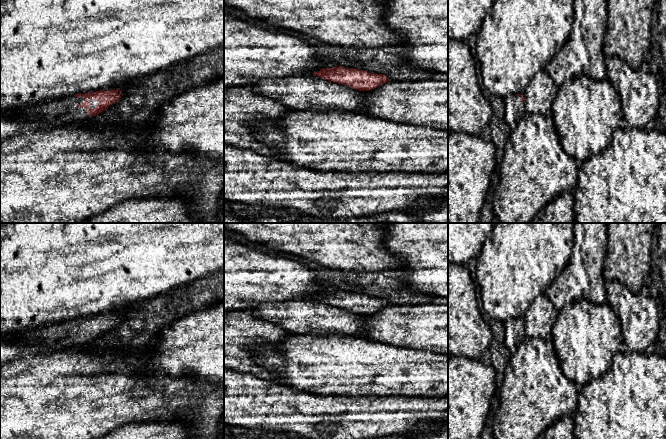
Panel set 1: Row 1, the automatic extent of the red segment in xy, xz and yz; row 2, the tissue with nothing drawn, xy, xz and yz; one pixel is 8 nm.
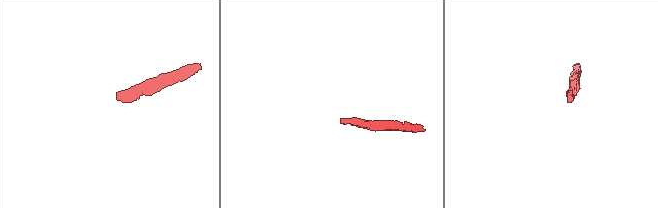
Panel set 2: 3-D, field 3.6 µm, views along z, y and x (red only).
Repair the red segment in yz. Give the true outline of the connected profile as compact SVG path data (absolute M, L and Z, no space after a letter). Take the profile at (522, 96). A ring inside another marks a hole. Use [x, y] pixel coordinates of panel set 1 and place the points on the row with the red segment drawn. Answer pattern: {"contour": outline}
{"contour": "M524 93L507 95L503 99L505 103L505 121L512 132L516 129L519 120L526 113L524 108Z"}

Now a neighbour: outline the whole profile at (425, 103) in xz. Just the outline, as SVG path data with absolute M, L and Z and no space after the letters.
M448 79L436 81L389 81L370 91L360 91L365 97L365 106L359 114L397 123L419 125L433 129L448 130Z

